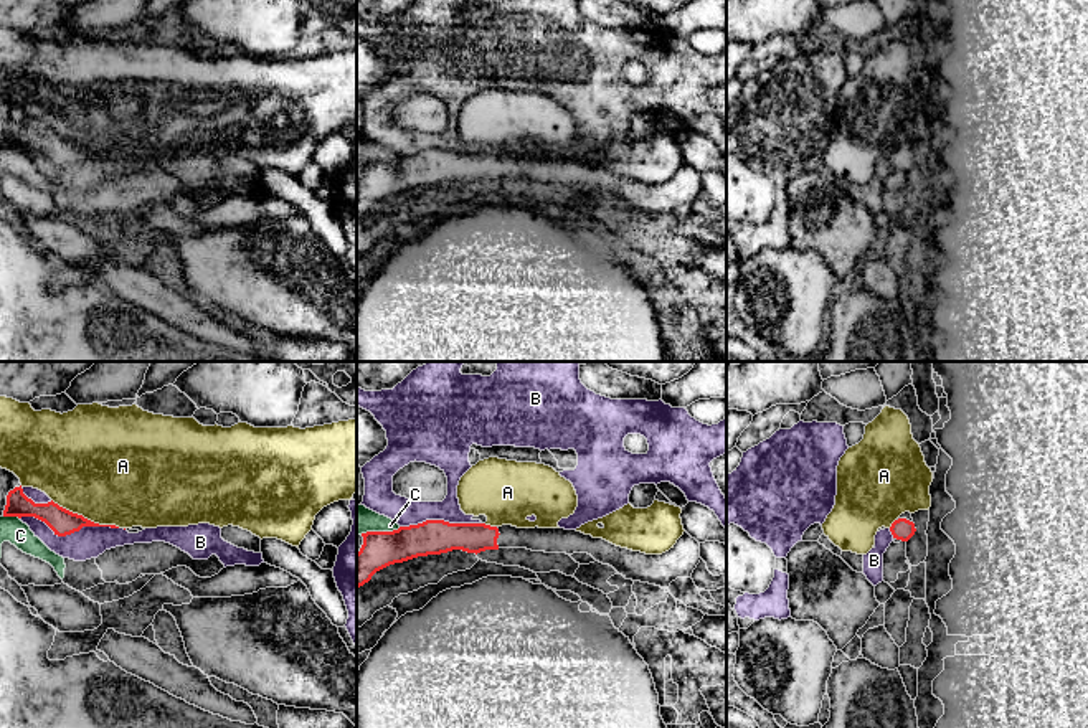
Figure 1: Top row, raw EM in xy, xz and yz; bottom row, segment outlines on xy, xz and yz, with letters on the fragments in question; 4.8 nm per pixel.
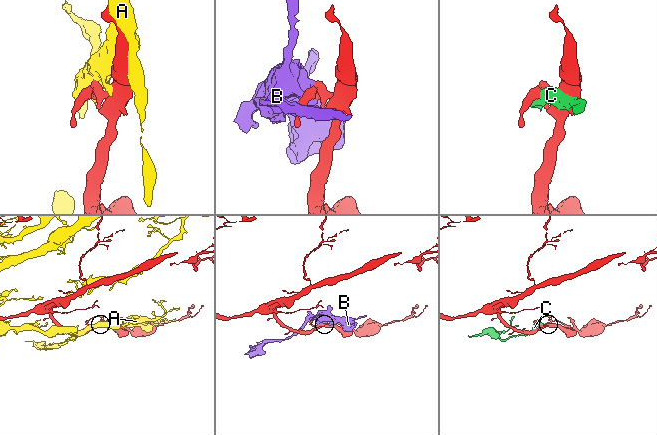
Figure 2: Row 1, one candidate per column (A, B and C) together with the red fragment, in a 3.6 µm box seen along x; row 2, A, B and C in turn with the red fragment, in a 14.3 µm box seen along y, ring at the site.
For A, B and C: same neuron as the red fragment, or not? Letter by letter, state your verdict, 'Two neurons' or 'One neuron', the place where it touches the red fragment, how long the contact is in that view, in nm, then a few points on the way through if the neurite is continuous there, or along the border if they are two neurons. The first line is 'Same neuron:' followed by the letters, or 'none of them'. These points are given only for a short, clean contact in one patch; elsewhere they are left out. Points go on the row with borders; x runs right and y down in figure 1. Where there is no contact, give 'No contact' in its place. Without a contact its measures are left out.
Same neuron: none of them
A: Two neurons. Touches red at xy (86, 519). Shared border 360 nm
B: Two neurons. Touches red at xy (70, 534). Shared border 480 nm
C: Two neurons. Touches red at xz (380, 532). Shared border 200 nm

